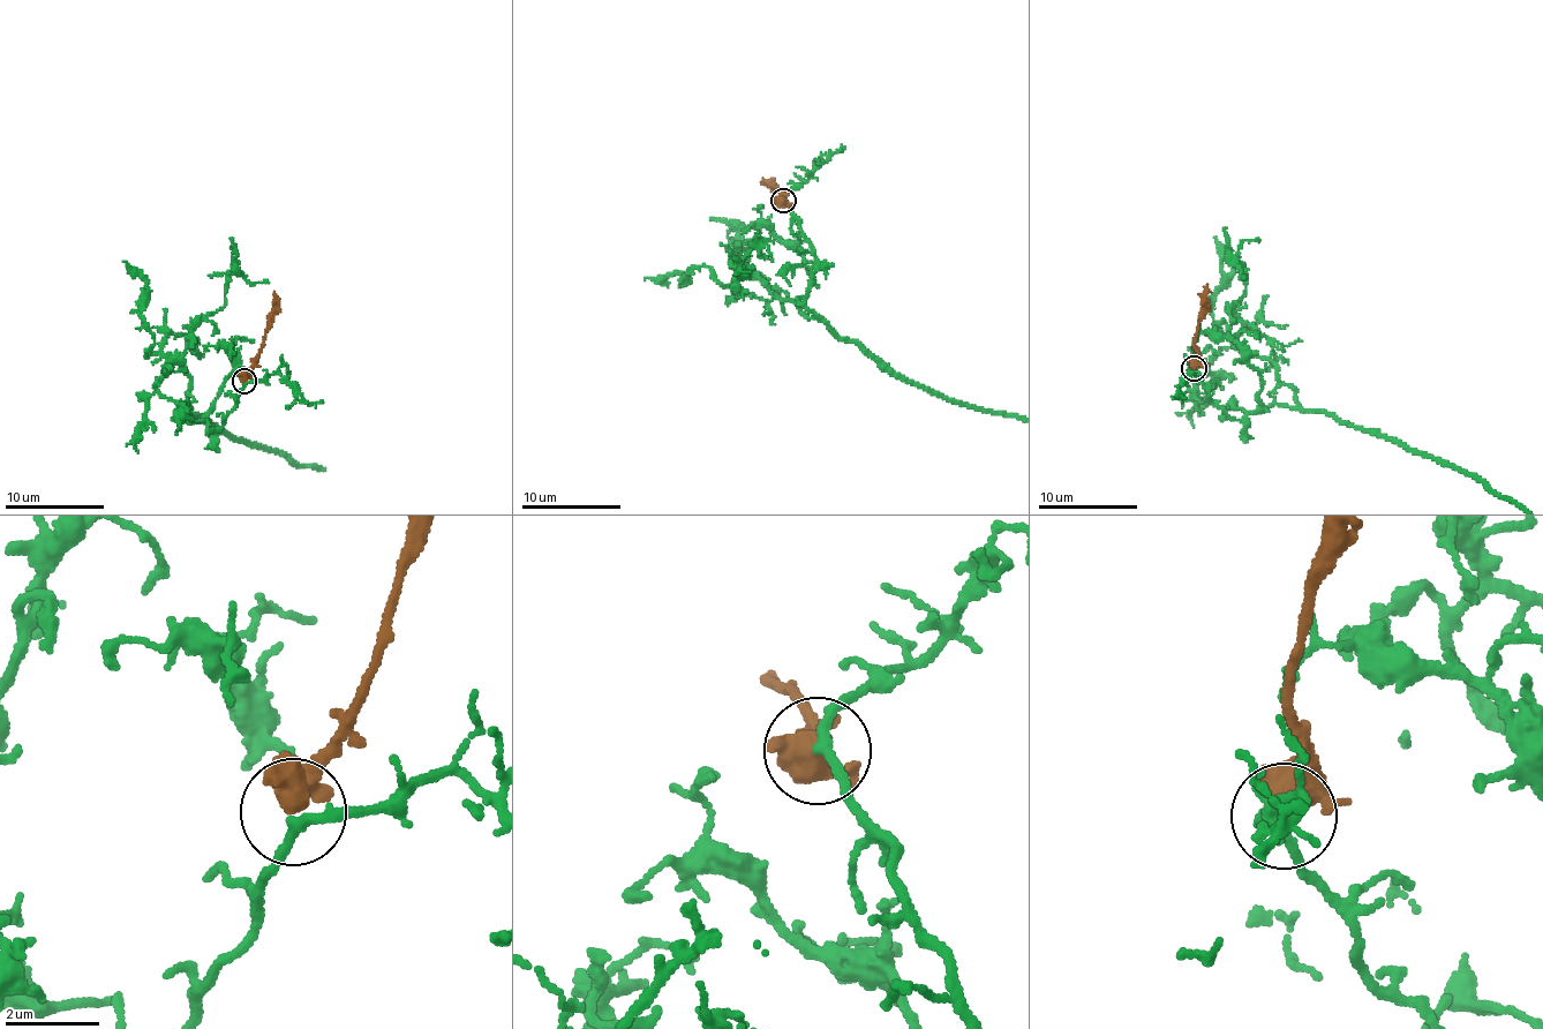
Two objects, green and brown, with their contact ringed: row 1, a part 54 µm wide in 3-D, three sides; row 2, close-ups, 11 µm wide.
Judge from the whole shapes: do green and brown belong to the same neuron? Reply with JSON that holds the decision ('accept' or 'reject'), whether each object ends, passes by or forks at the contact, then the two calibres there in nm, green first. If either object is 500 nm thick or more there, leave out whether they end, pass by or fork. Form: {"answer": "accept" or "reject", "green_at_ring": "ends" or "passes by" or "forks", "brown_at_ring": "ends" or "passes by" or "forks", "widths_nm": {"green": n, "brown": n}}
{"answer": "accept", "green_at_ring": "passes by", "brown_at_ring": "forks", "widths_nm": {"green": 200, "brown": 360}}

